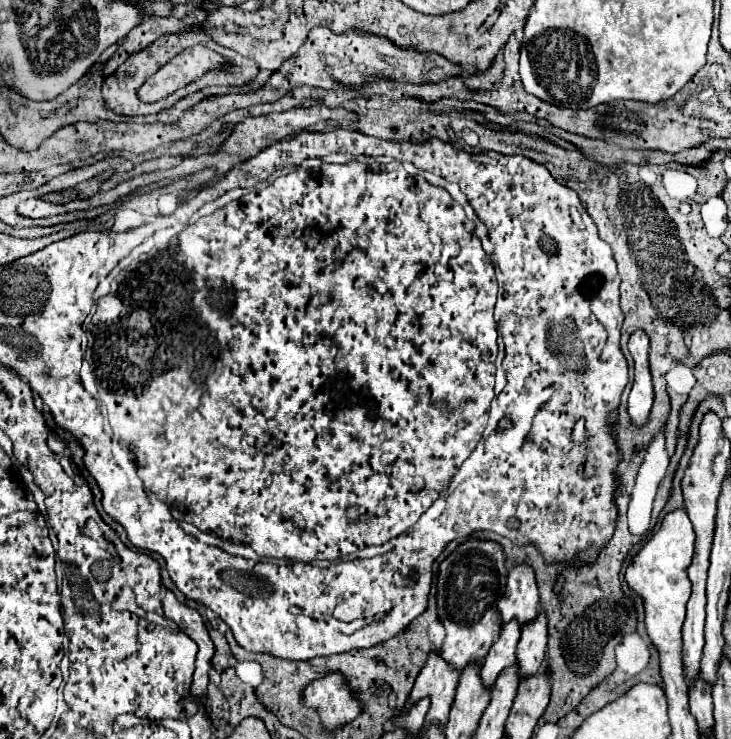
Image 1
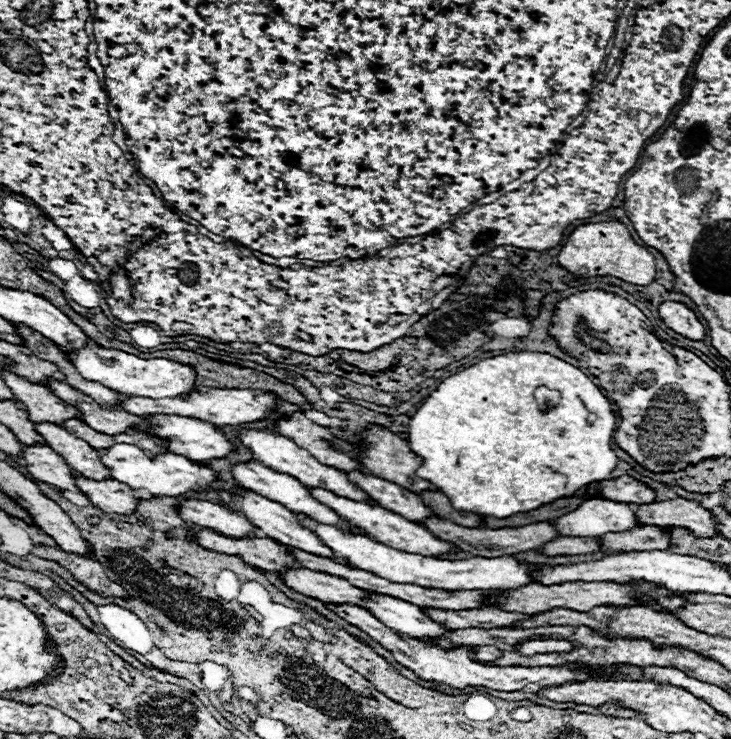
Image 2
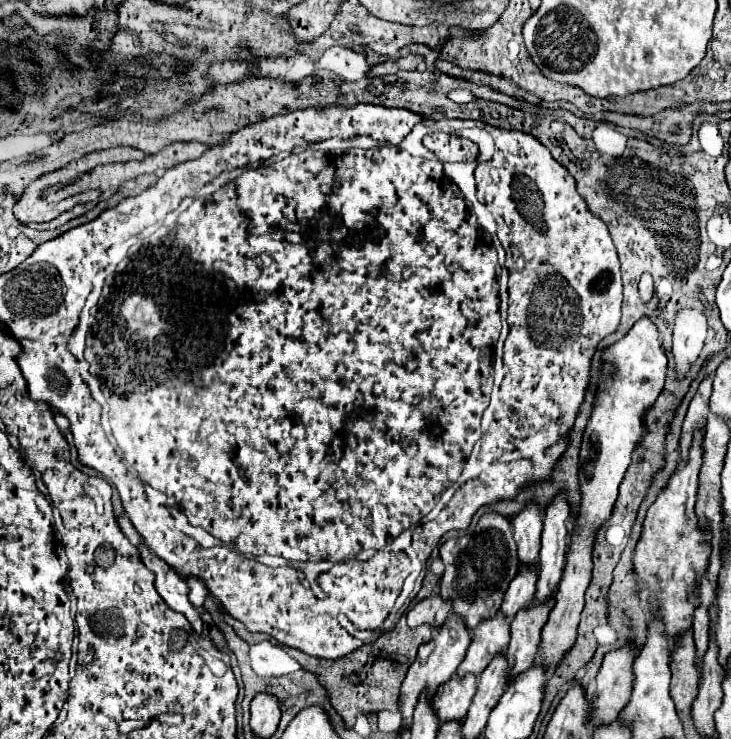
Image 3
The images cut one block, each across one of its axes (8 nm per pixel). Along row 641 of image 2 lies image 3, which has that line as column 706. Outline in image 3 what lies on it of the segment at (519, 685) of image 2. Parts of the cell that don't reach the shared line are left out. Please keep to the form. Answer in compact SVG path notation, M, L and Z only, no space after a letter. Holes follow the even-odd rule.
M706 376L706 378L700 382L700 386L698 386L698 390L696 390L696 394L694 394L694 398L692 398L692 402L690 402L690 406L688 406L686 418L684 418L682 438L680 438L680 446L682 446L680 456L682 456L682 462L688 460L688 458L686 458L686 452L688 452L688 446L690 446L690 442L692 442L692 432L694 432L696 428L704 428L704 424L706 424L710 392L712 392L712 376Z

